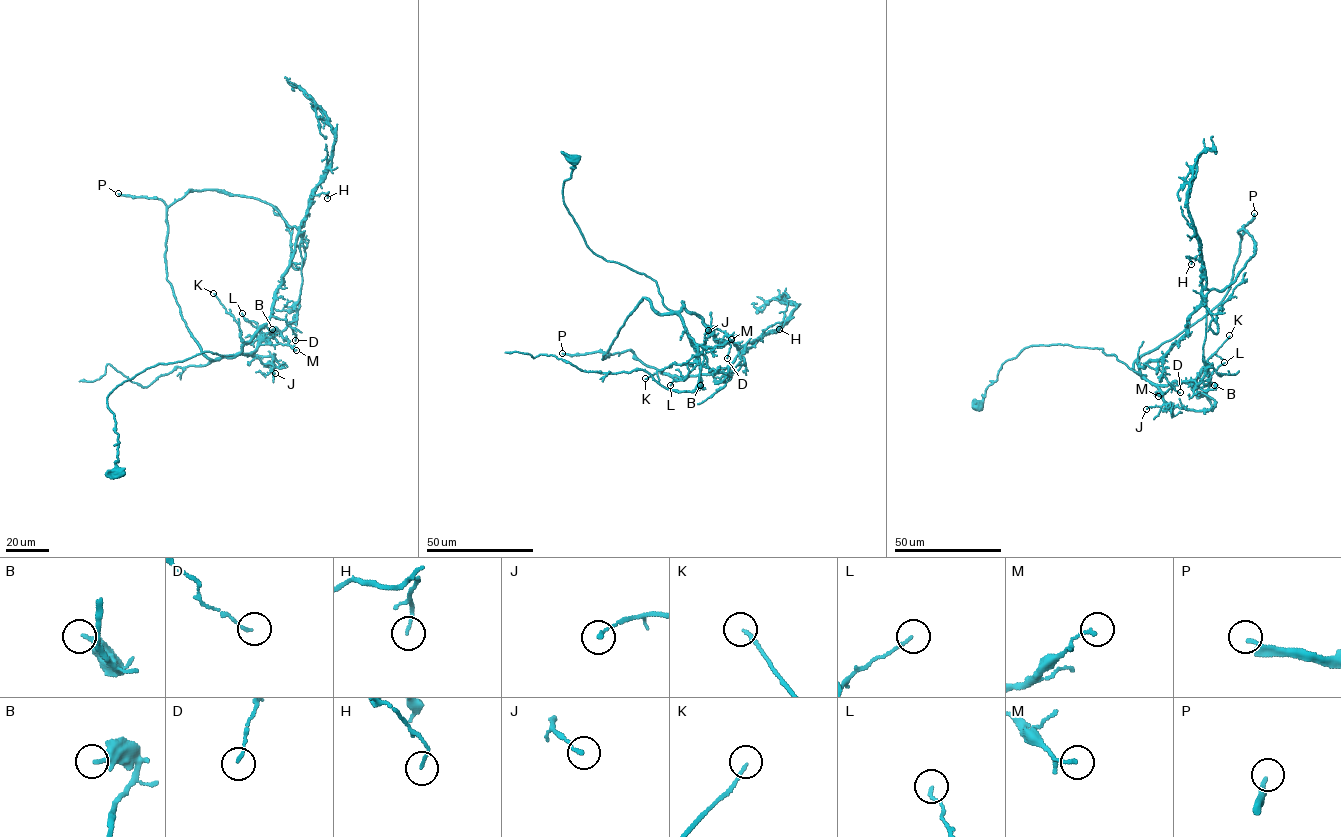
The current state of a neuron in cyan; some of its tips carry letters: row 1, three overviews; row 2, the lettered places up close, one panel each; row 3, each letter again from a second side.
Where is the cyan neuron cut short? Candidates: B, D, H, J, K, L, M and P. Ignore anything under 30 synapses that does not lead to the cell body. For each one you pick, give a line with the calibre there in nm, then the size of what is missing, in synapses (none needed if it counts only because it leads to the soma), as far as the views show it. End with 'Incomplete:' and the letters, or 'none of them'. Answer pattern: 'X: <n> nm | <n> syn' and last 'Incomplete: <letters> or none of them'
P: 240 nm | 250 syn
Incomplete: P

